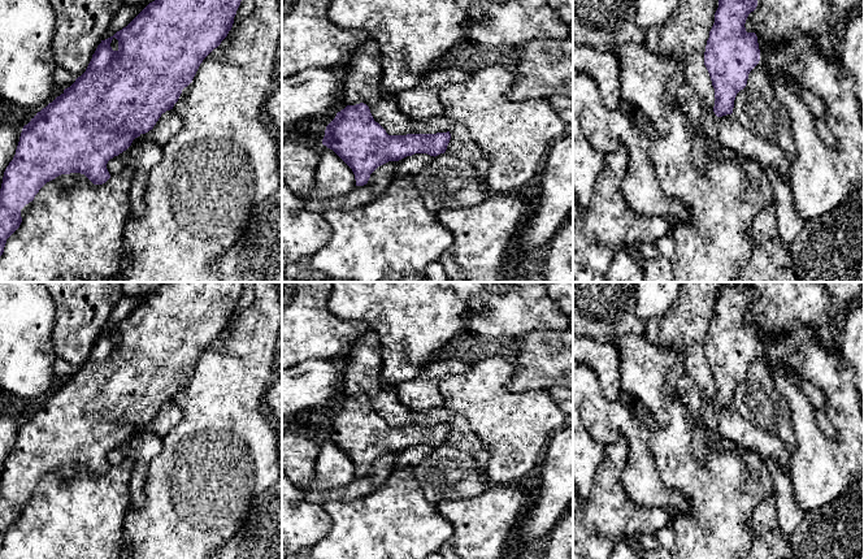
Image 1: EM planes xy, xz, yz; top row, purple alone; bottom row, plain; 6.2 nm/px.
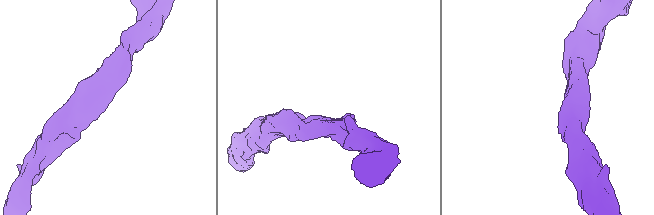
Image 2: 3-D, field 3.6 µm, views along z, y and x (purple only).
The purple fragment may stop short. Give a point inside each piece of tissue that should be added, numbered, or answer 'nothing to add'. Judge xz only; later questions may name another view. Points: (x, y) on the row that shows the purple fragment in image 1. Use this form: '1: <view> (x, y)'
nothing to add

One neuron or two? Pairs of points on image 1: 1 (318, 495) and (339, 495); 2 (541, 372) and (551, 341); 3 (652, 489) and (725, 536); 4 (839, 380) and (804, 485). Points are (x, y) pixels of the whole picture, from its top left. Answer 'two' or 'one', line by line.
1: one
2: one
3: two
4: one

